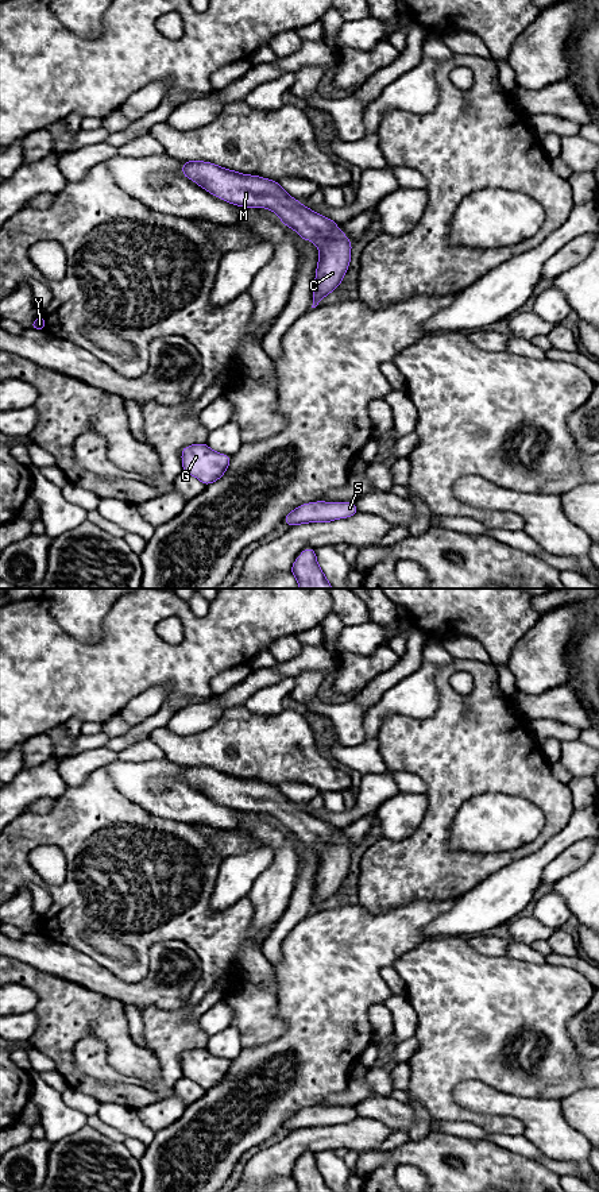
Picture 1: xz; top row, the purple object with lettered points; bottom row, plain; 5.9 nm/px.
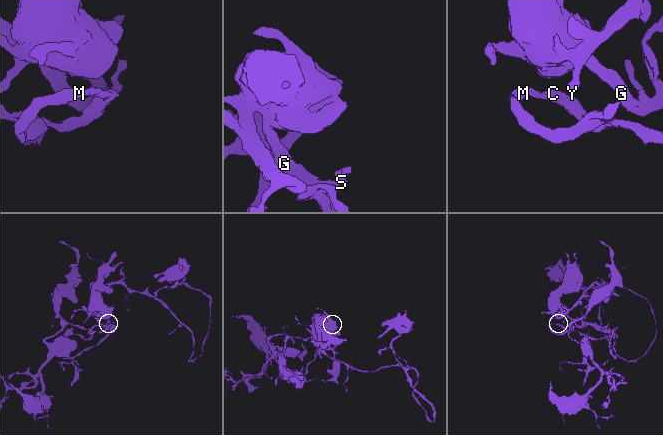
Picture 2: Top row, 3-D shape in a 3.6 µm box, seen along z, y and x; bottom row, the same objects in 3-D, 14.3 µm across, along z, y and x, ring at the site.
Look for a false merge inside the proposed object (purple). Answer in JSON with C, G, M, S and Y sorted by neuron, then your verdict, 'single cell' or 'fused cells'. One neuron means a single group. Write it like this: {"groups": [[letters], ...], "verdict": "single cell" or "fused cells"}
{"groups": [["C", "G", "M", "S", "Y"]], "verdict": "single cell"}

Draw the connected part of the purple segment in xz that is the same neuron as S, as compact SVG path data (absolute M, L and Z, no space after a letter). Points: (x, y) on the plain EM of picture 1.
M312 1107L291 1115L283 1125L290 1131L305 1127L329 1127L358 1118L355 1107Z

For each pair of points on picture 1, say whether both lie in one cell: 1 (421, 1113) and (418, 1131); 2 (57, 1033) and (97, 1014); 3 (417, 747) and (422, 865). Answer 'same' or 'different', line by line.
1: same
2: same
3: same

